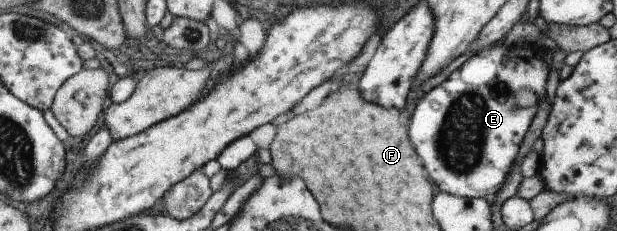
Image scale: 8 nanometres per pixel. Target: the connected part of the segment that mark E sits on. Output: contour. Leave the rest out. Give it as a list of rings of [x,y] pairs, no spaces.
[[[506,47],[486,48],[471,57],[465,64],[439,86],[434,88],[419,103],[414,112],[410,134],[416,149],[442,192],[466,196],[467,198],[489,198],[496,195],[496,191],[504,185],[510,165],[520,151],[520,145],[526,131],[534,119],[537,106],[518,107],[516,93],[524,89],[532,89],[542,100],[546,97],[546,77],[548,69],[544,61],[532,54],[528,49]]]

